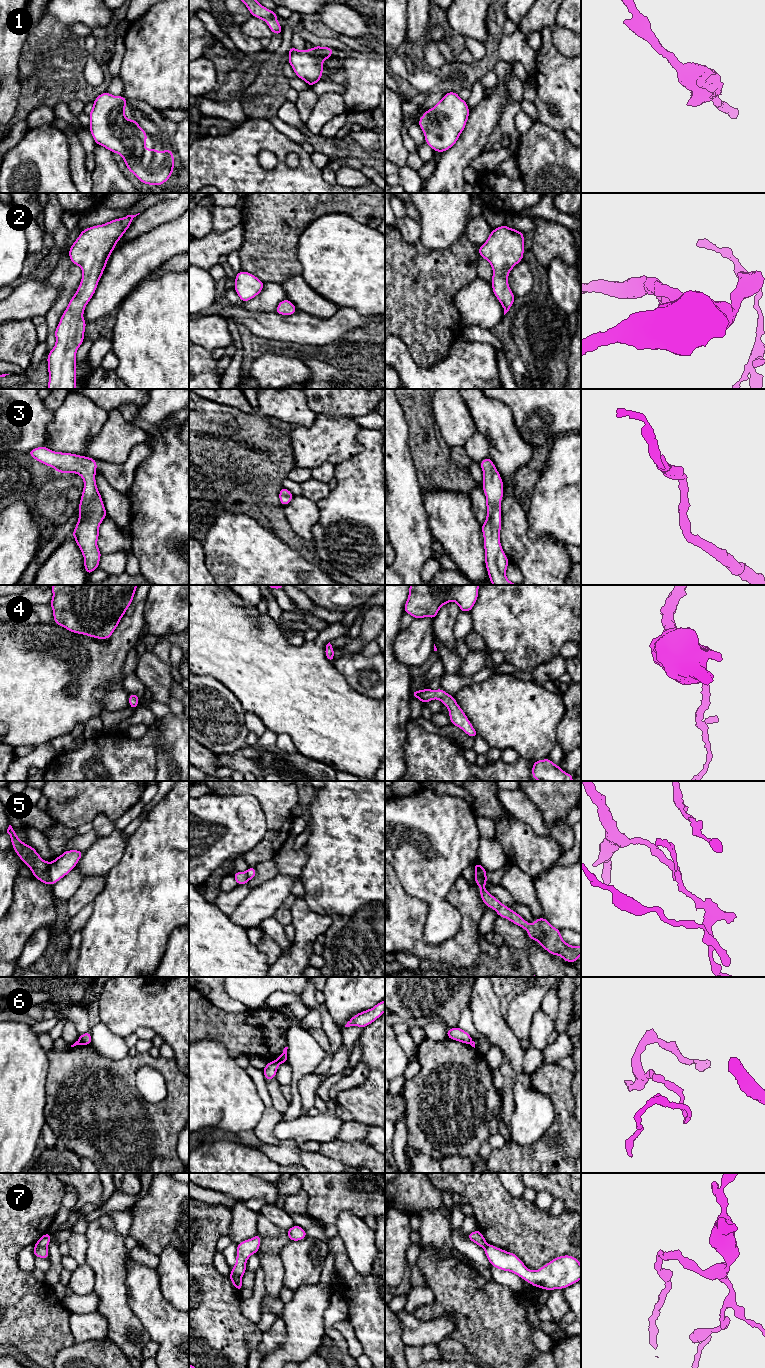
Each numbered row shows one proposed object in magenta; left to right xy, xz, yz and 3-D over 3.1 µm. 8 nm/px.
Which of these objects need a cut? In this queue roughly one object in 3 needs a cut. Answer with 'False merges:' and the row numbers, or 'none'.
False merges: 5, 6, 7

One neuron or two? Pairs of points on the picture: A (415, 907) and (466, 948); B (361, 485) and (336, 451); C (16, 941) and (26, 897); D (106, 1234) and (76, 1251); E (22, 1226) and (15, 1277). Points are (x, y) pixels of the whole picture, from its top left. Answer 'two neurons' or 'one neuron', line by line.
A: one neuron
B: two neurons
C: one neuron
D: two neurons
E: one neuron

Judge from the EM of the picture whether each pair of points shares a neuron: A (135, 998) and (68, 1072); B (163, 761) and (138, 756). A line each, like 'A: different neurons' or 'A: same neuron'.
A: different neurons
B: different neurons

